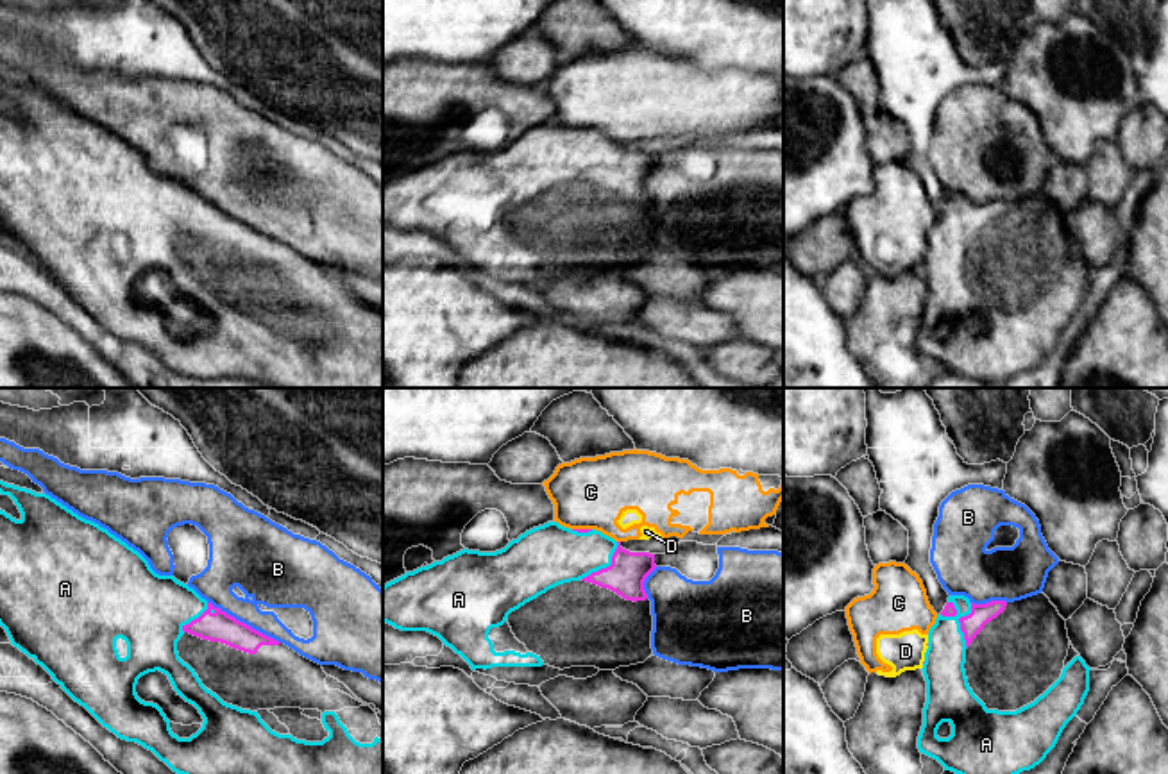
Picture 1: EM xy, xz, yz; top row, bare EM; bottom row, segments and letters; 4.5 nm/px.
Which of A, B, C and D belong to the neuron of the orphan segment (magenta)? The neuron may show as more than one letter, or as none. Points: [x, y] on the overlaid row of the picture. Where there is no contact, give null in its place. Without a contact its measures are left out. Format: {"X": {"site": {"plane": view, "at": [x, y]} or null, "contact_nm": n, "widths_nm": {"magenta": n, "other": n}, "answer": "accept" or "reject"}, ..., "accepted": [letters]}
{"A": {"site": {"plane": "xz", "at": [607, 567]}, "contact_nm": 240, "widths_nm": {"magenta": 170, "other": 280}, "answer": "accept"}, "B": {"site": {"plane": "xy", "at": [245, 624]}, "contact_nm": 380, "widths_nm": {"magenta": 140, "other": 280}, "answer": "reject"}, "C": {"site": {"plane": "xz", "at": [582, 530]}, "contact_nm": 90, "widths_nm": {"magenta": 20, "other": 320}, "answer": "reject"}, "D": {"site": null, "answer": "reject"}, "accepted": ["A"]}

